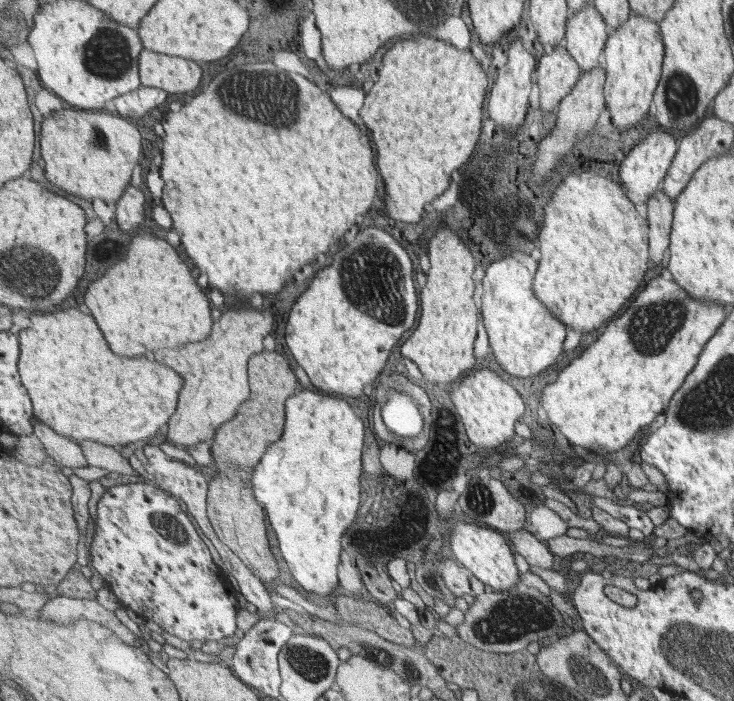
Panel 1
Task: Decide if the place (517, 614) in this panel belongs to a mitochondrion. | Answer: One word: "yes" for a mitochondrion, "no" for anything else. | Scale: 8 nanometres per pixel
yes

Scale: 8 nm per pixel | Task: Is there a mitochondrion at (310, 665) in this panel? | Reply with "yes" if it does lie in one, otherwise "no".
yes

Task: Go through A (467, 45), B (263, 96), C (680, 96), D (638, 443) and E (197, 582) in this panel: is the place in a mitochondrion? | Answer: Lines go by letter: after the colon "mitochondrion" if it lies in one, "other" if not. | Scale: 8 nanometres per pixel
A: other
B: mitochondrion
C: mitochondrion
D: other
E: other

